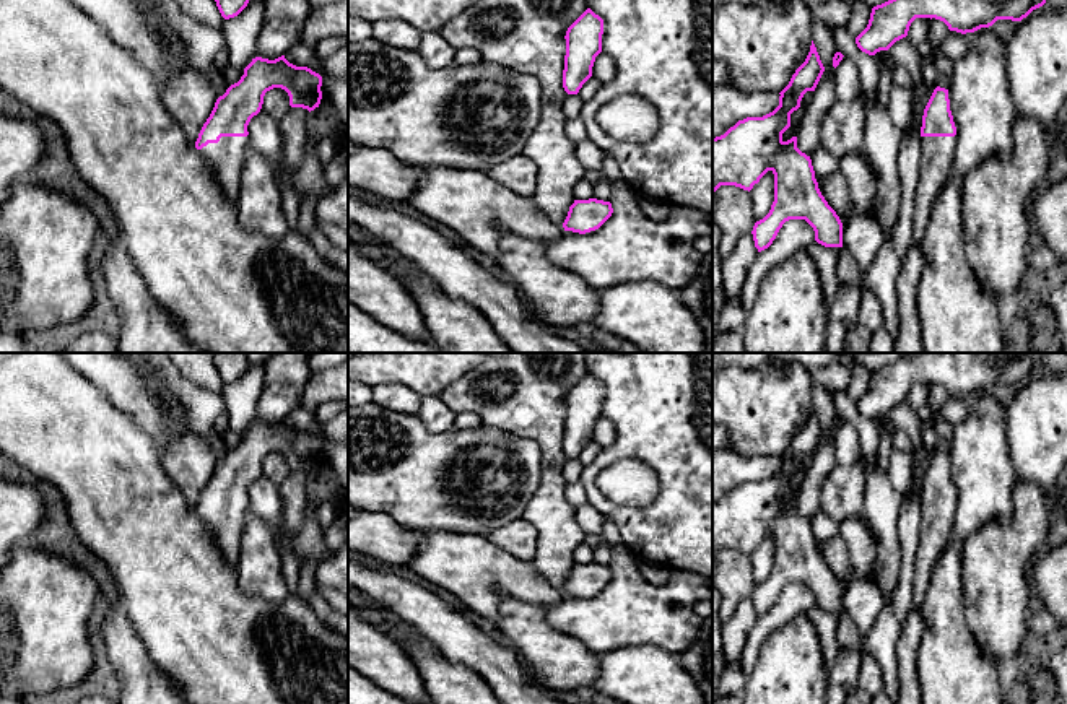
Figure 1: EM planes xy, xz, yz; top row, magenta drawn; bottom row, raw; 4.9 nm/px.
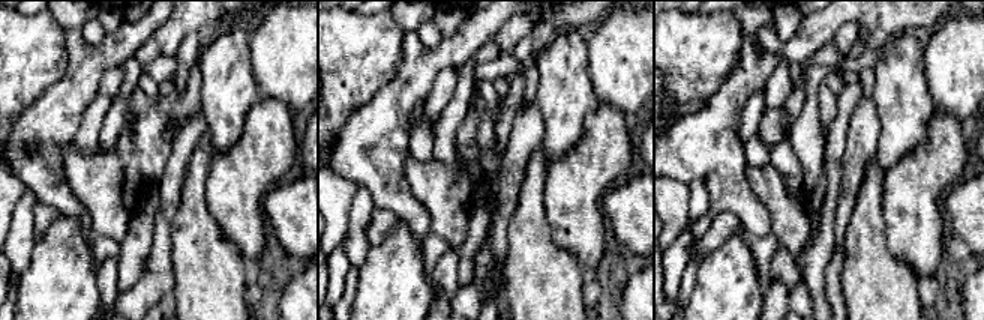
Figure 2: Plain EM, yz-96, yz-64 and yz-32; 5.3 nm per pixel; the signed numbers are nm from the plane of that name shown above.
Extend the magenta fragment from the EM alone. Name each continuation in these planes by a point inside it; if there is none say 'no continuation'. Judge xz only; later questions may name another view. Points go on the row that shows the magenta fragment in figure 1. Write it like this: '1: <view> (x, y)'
no continuation

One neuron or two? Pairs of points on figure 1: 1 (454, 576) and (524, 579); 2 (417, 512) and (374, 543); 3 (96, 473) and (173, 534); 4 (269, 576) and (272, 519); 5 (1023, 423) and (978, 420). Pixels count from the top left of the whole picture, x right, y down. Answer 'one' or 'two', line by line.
1: one
2: two
3: one
4: two
5: two

